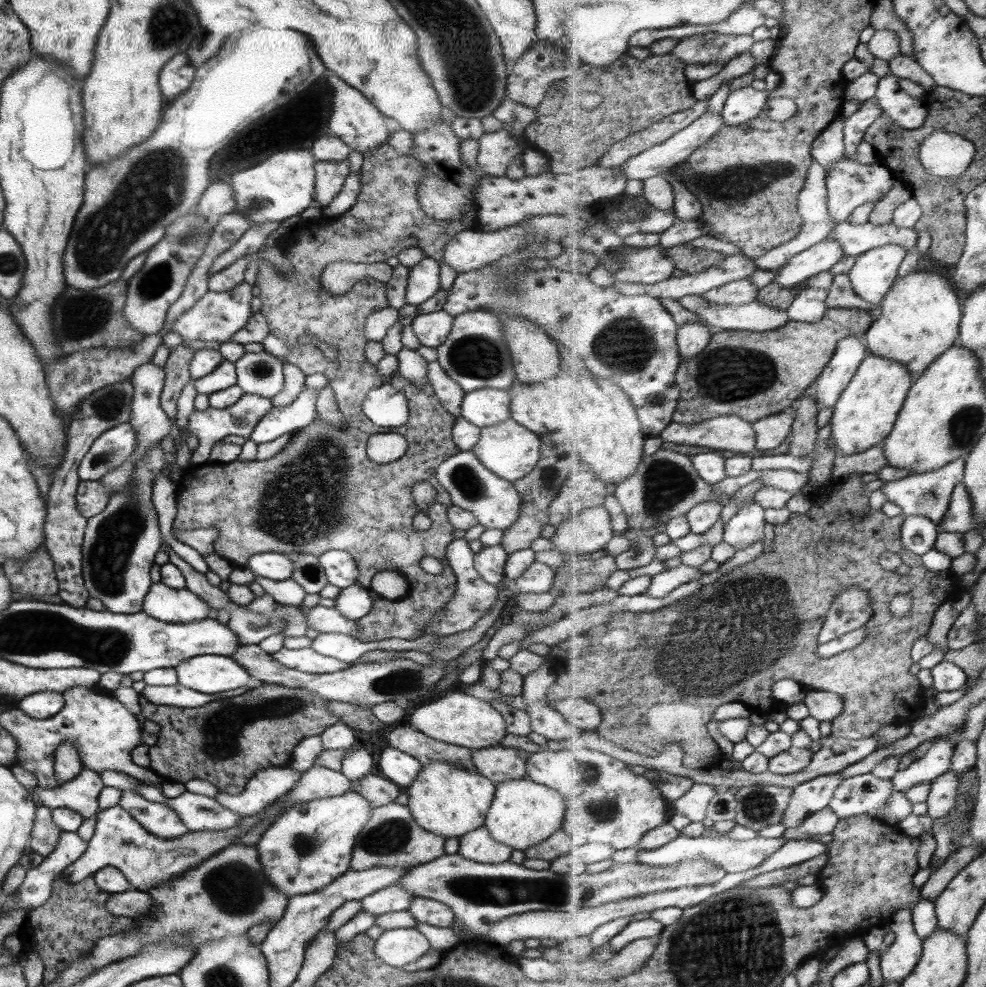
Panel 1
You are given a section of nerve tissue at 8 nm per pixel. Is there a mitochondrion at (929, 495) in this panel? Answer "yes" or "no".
yes

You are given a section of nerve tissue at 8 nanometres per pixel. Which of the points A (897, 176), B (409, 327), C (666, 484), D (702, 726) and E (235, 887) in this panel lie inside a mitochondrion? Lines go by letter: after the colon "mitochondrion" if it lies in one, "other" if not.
A: other
B: other
C: mitochondrion
D: other
E: mitochondrion

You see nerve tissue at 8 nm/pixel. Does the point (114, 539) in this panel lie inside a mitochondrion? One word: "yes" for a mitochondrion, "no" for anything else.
yes

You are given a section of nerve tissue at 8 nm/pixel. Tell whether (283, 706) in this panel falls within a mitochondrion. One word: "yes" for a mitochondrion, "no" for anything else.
yes

